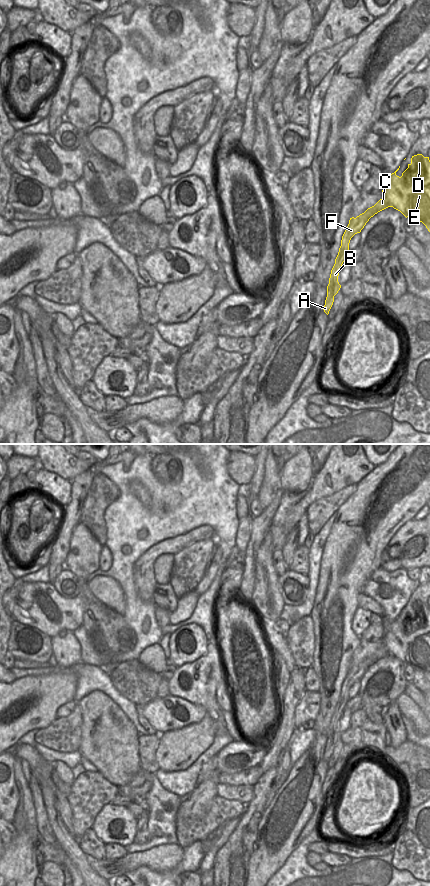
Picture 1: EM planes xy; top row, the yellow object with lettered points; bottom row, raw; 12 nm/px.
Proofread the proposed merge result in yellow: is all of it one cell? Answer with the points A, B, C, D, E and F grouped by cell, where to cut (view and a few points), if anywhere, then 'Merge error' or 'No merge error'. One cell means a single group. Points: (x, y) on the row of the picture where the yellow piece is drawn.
Groups: A B / C D E F. Split along xy (335, 262), (341, 265). Merge error

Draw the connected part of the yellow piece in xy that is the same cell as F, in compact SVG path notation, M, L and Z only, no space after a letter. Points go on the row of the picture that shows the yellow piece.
M417 154L412 156L411 163L408 164L408 168L402 173L402 176L399 177L396 175L396 172L399 168L392 174L386 175L385 186L382 190L382 198L372 207L368 208L364 213L360 214L356 218L352 217L349 220L349 224L342 236L341 246L339 248L338 255L335 259L335 263L342 265L346 259L346 256L349 252L349 243L351 238L360 233L364 228L366 223L369 221L371 217L373 217L378 212L388 208L393 207L394 209L400 211L406 218L411 218L414 222L422 222L428 231L430 232L430 160L429 157L424 157L422 154Z

